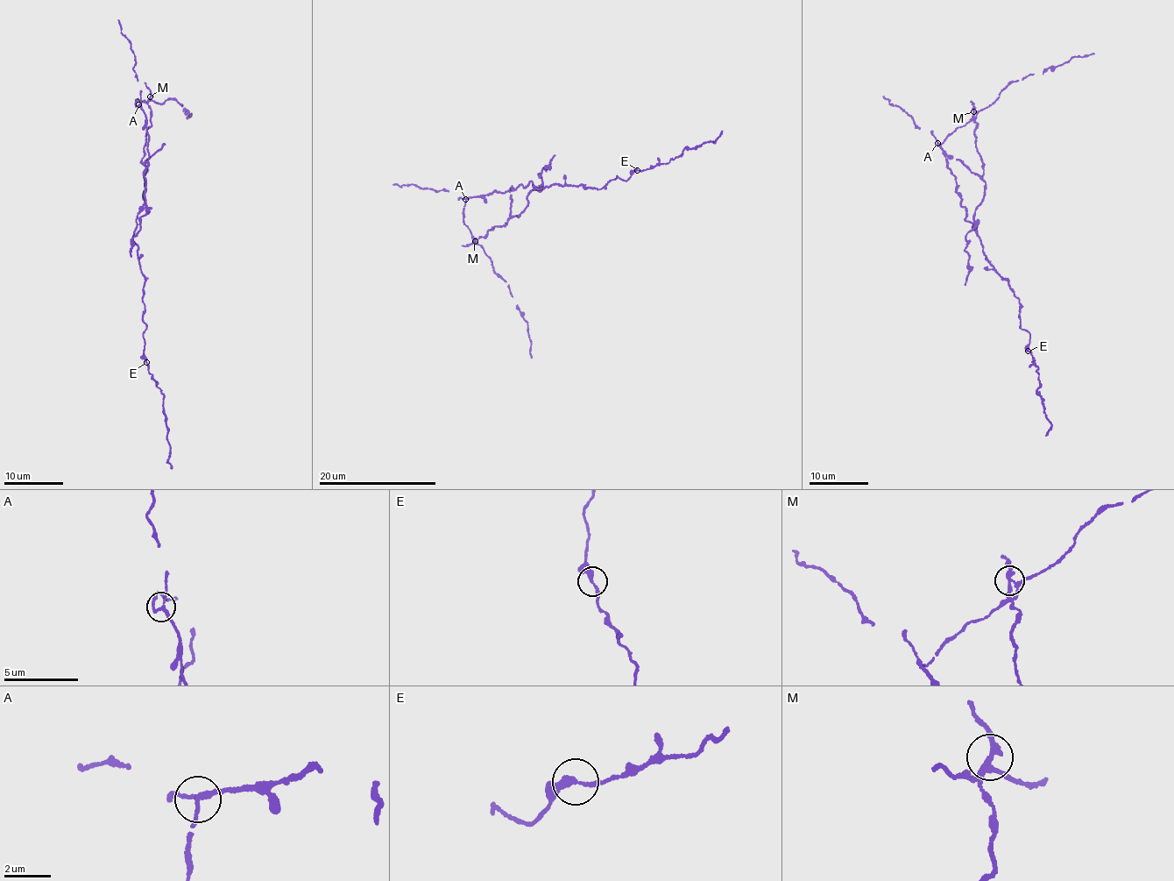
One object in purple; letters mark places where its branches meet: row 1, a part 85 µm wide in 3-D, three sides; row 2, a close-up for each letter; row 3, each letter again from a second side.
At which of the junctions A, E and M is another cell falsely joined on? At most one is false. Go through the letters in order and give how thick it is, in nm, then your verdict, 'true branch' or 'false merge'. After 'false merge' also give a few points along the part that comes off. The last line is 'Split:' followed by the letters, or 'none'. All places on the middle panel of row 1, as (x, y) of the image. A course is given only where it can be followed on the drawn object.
A: 180 nm thick; true branch
E: 260 nm thick; true branch
M: 240 nm thick; false merge; foreign part runs (475, 241), (526, 209), (527, 195), (542, 184), (539, 174), (555, 154)
Split: M

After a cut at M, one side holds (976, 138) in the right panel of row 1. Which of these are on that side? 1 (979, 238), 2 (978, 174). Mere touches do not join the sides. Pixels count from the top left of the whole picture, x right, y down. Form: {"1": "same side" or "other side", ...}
{"1": "other side", "2": "same side"}

